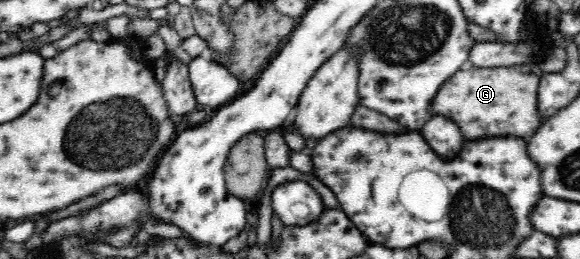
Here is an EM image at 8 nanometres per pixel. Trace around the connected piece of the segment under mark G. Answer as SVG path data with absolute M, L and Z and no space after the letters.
M531 63L530 65L521 65L521 66L509 66L509 68L477 68L473 67L468 71L459 70L443 84L443 88L439 90L439 96L435 98L435 112L433 112L433 106L431 108L433 114L445 114L445 116L449 116L451 120L457 123L459 129L461 129L461 134L466 140L481 140L481 138L489 138L489 136L513 136L520 137L525 140L529 140L533 137L534 133L537 132L537 128L541 128L541 125L544 122L544 117L541 115L539 109L539 88L541 83L541 78L544 76L543 72L539 67L537 67L536 63Z

